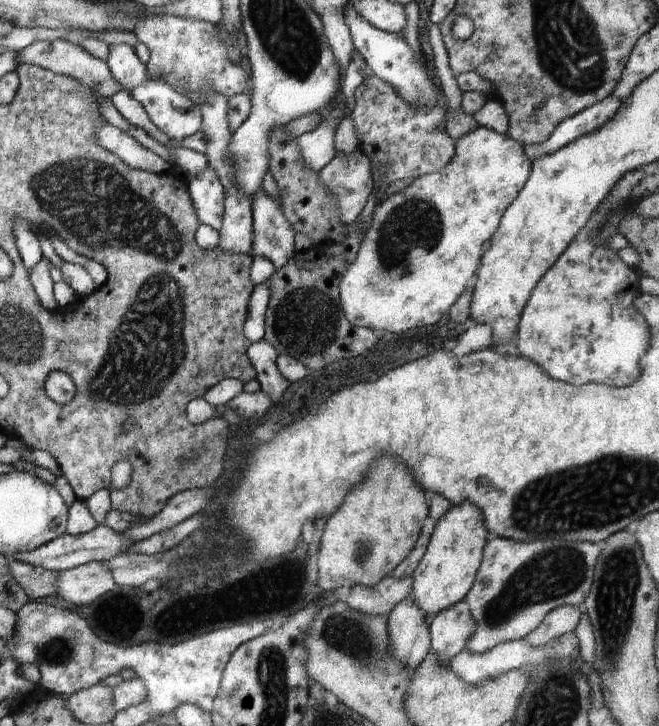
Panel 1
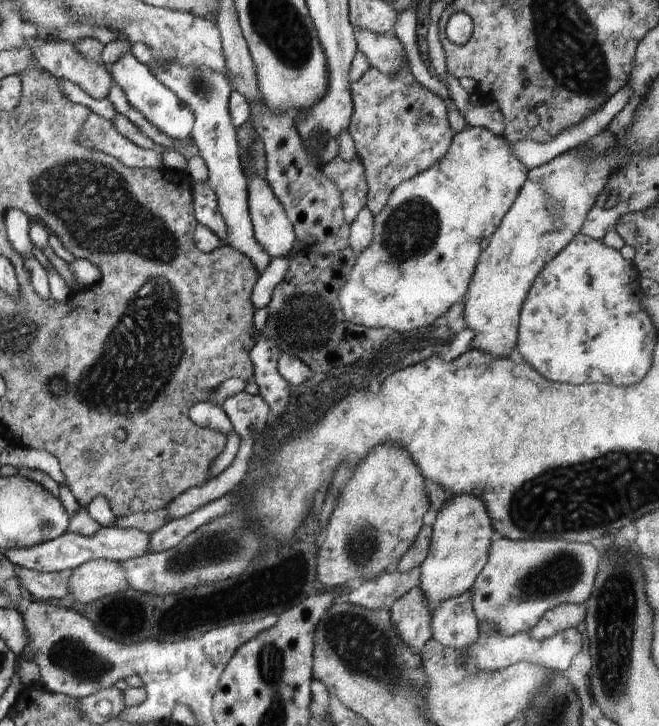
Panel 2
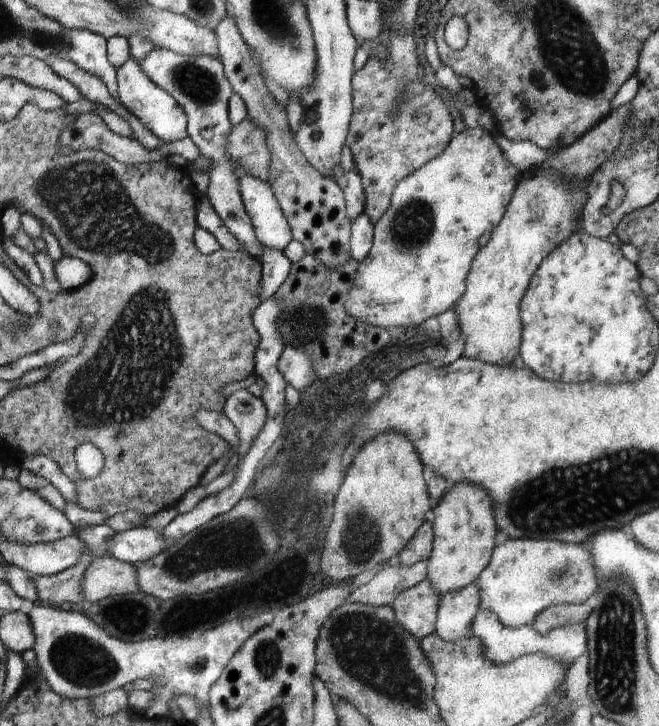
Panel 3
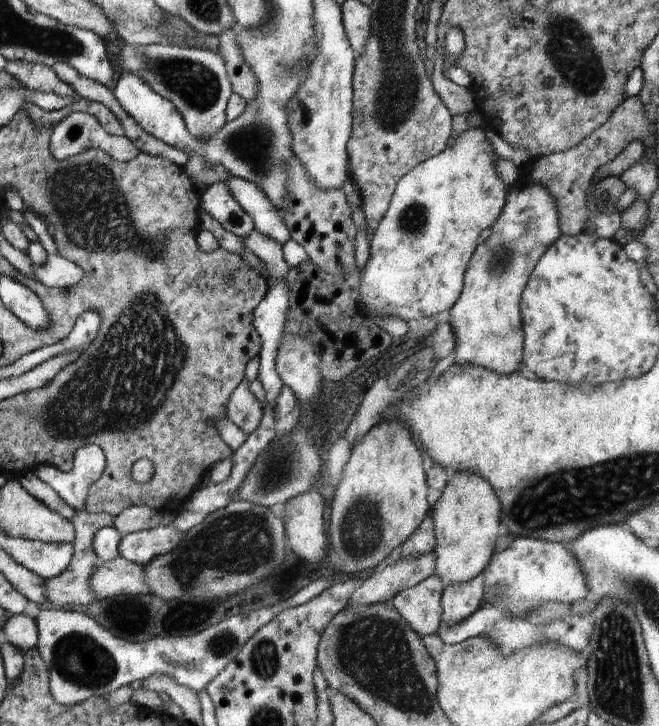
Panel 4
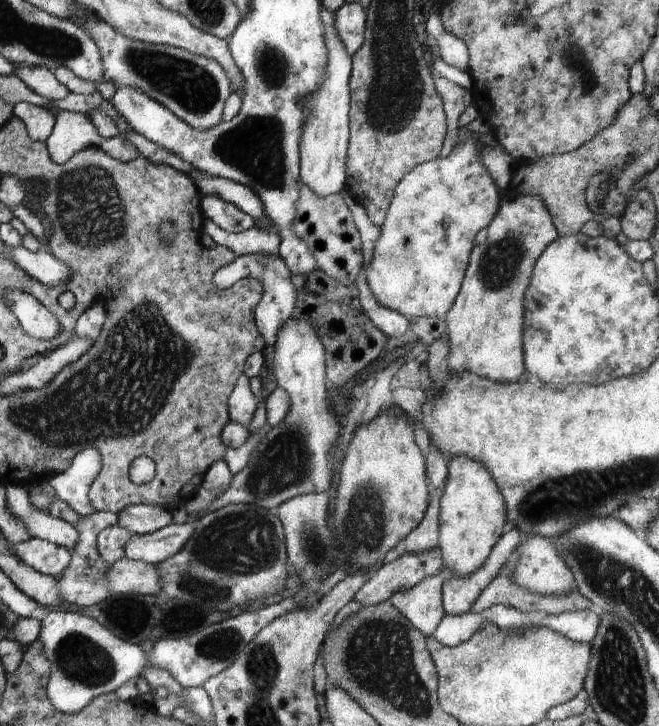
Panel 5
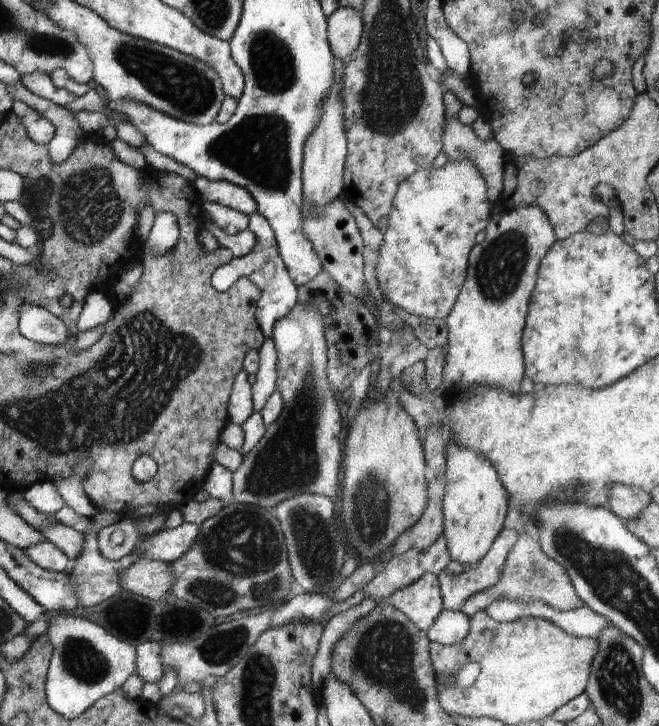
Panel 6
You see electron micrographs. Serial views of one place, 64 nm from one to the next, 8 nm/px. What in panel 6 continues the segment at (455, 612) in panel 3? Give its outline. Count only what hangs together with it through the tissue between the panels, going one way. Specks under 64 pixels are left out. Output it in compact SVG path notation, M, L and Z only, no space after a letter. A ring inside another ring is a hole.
M503 528L490 551L476 567L458 574L450 574L445 569L438 574L444 609L459 611L470 596L494 586L500 580L508 552L517 545L519 533Z

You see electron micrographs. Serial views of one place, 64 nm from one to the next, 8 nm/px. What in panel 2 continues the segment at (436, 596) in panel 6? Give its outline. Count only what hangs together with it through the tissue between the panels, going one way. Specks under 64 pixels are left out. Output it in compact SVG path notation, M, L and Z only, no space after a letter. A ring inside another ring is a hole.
M414 587L389 608L397 635L415 653L423 651L427 640L433 637L433 612L420 587Z

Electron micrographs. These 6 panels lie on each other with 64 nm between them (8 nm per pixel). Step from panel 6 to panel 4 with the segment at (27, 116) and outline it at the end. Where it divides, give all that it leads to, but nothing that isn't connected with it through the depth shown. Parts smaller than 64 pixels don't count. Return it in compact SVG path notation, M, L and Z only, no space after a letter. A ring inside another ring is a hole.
M82 98L78 100L78 102L75 102L74 105L59 111L43 109L30 101L26 101L20 107L20 111L28 115L28 118L35 126L37 133L49 131L53 127L58 126L60 120L72 111L91 114L98 122L100 122L109 135L122 136L125 131L122 123L114 116L114 114L112 114L112 111L109 108L104 106L104 104L87 101Z

